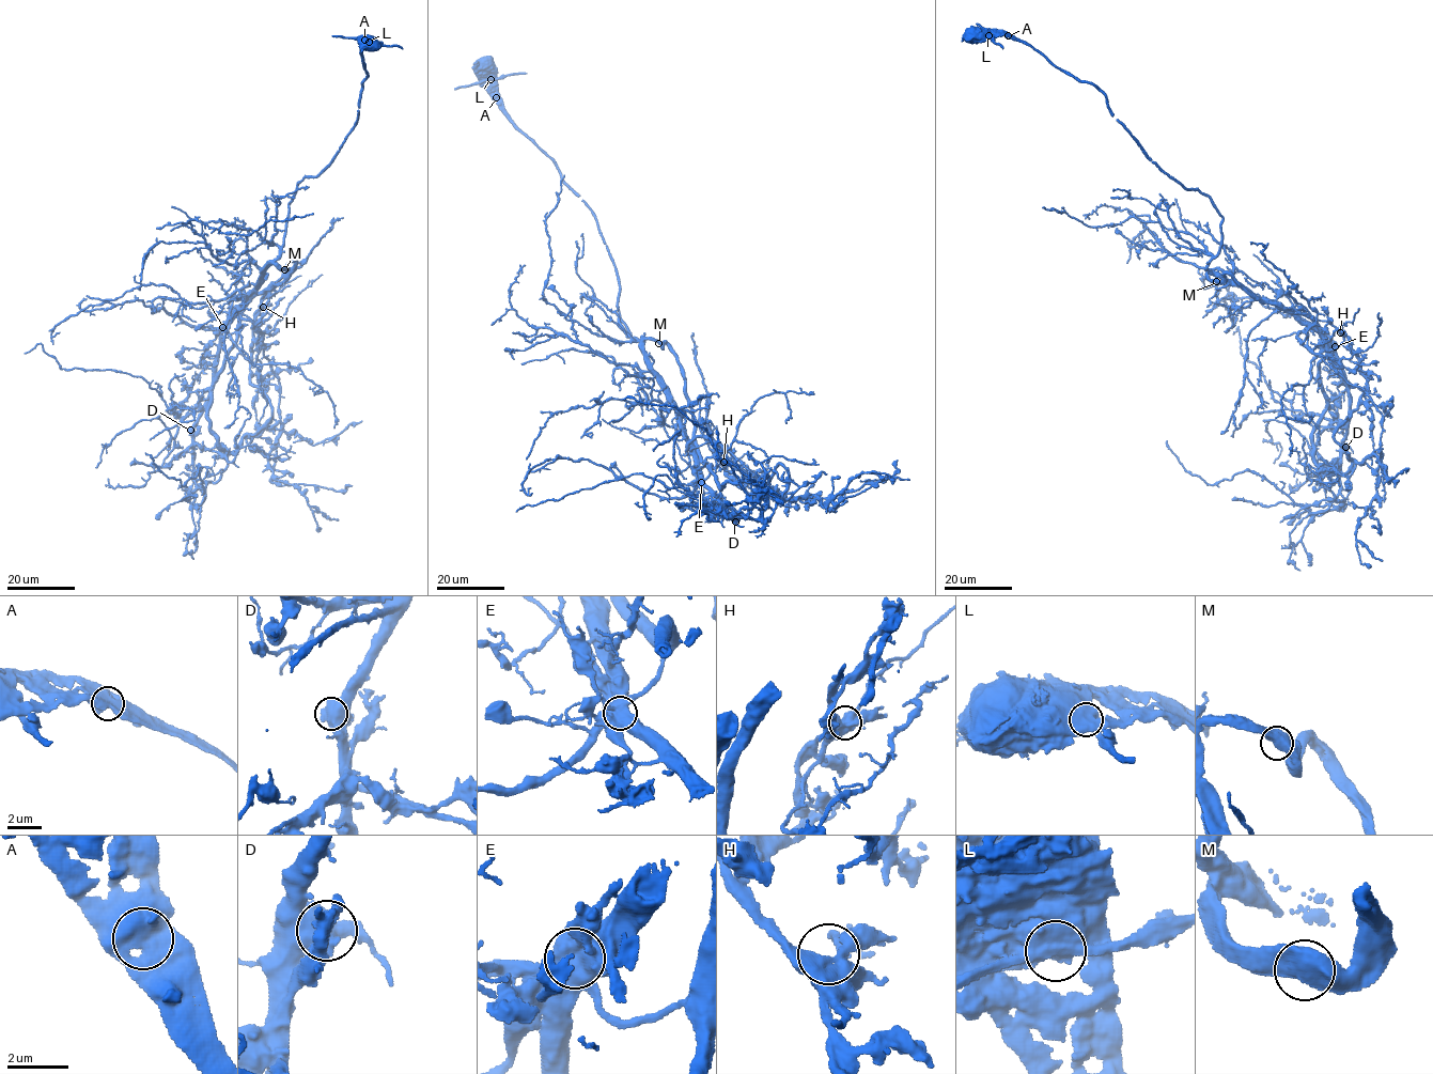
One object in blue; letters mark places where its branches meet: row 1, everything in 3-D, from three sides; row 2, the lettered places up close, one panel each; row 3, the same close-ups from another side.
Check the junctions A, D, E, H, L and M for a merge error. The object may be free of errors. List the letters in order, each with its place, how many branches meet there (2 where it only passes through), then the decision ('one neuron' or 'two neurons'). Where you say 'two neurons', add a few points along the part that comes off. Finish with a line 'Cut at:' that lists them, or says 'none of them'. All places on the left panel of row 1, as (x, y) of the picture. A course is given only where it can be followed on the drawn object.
A: (364, 40) | 2 | one neuron
D: (190, 430) | 2 | one neuron
E: (222, 327) | 1 | one neuron
H: (263, 307) | 1 | one neuron
L: (369, 42) | 1 | two neurons | (369, 42), (331, 35)
M: (284, 269) | 2 | one neuron
Cut at: L

